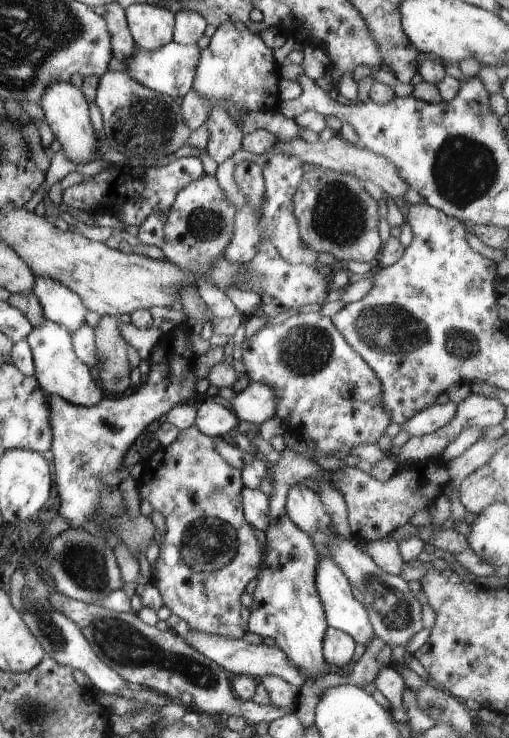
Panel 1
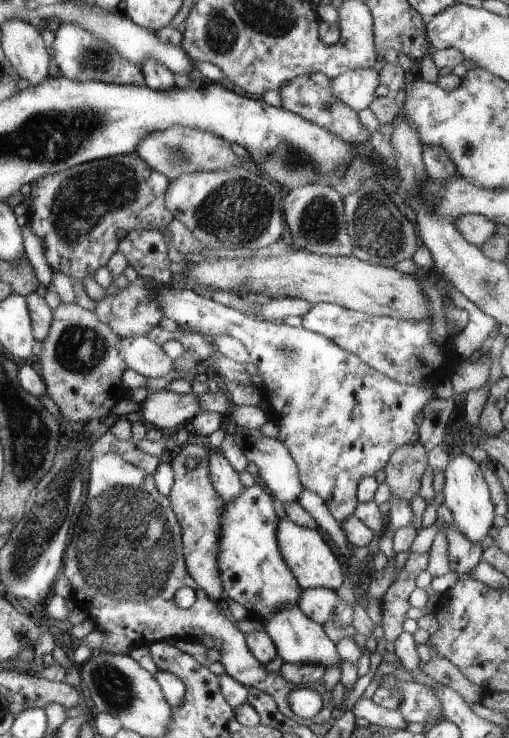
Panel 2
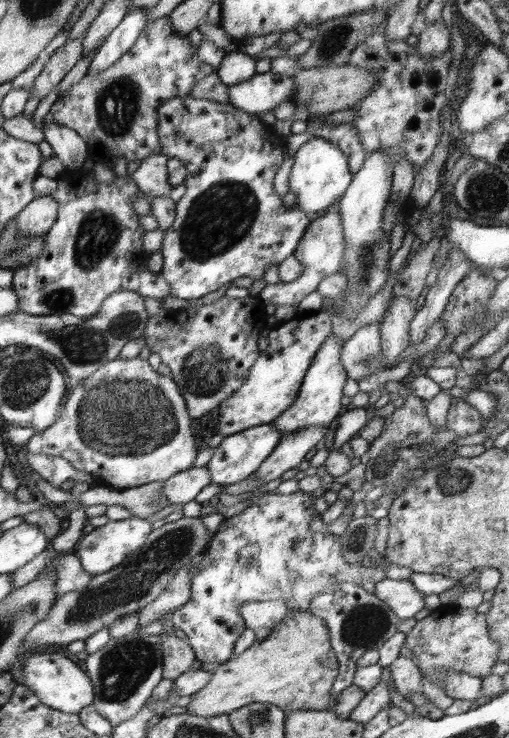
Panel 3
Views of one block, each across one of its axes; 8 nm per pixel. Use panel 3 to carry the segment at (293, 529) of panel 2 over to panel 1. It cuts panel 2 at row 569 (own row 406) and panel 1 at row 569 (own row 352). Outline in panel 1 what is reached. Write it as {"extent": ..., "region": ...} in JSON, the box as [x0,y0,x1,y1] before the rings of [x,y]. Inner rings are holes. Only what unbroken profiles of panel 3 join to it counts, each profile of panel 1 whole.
{"extent":[316,557,376,648],"region":[[[322,557],[318,570],[316,570],[316,589],[322,602],[326,623],[329,627],[336,628],[348,634],[356,644],[362,644],[364,648],[376,638],[374,628],[370,623],[368,610],[354,597],[354,592],[348,578],[342,570],[330,559]]]}

